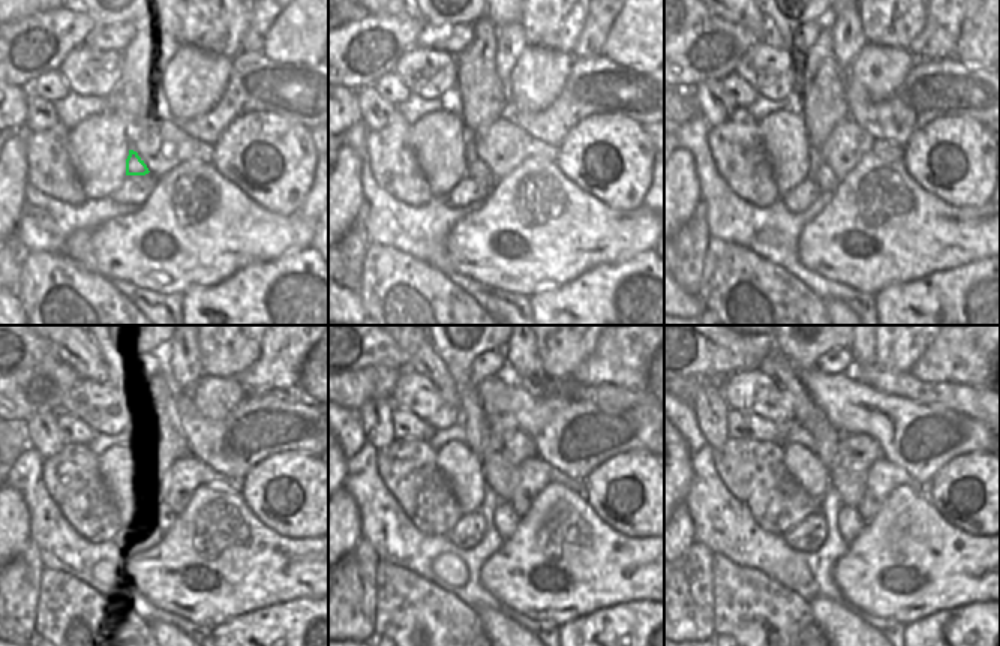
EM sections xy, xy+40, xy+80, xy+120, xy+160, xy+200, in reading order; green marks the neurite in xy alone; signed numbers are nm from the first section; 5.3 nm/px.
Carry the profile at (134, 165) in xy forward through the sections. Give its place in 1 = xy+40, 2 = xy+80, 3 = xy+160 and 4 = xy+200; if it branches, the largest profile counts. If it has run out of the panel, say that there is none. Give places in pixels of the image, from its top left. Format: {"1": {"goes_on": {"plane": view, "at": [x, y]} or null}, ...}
{"1": {"goes_on": {"plane": "xy+40", "at": [477, 170]}}, "2": {"goes_on": {"plane": "xy+80", "at": [819, 171]}}, "3": {"goes_on": {"plane": "xy+160", "at": [494, 510]}}, "4": {"goes_on": {"plane": "xy+200", "at": [846, 519]}}}

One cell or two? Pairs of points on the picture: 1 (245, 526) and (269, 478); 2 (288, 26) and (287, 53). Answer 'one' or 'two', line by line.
1: two
2: one

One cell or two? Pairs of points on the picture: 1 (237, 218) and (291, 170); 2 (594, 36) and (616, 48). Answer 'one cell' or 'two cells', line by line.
1: two cells
2: two cells

